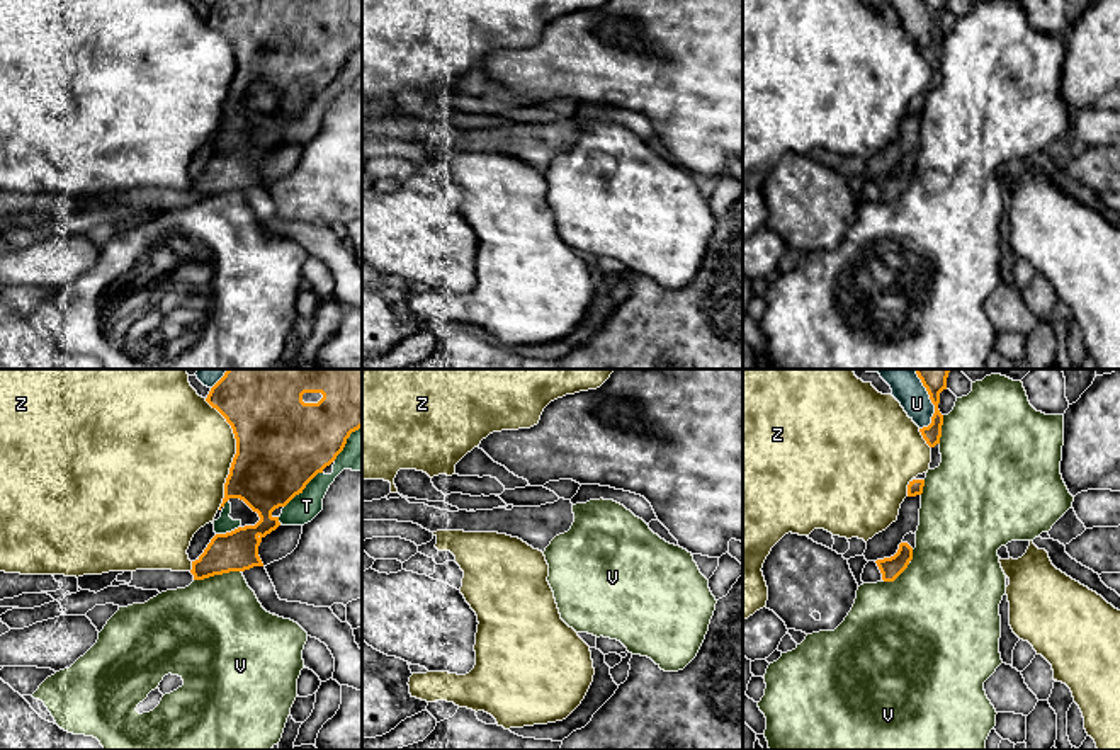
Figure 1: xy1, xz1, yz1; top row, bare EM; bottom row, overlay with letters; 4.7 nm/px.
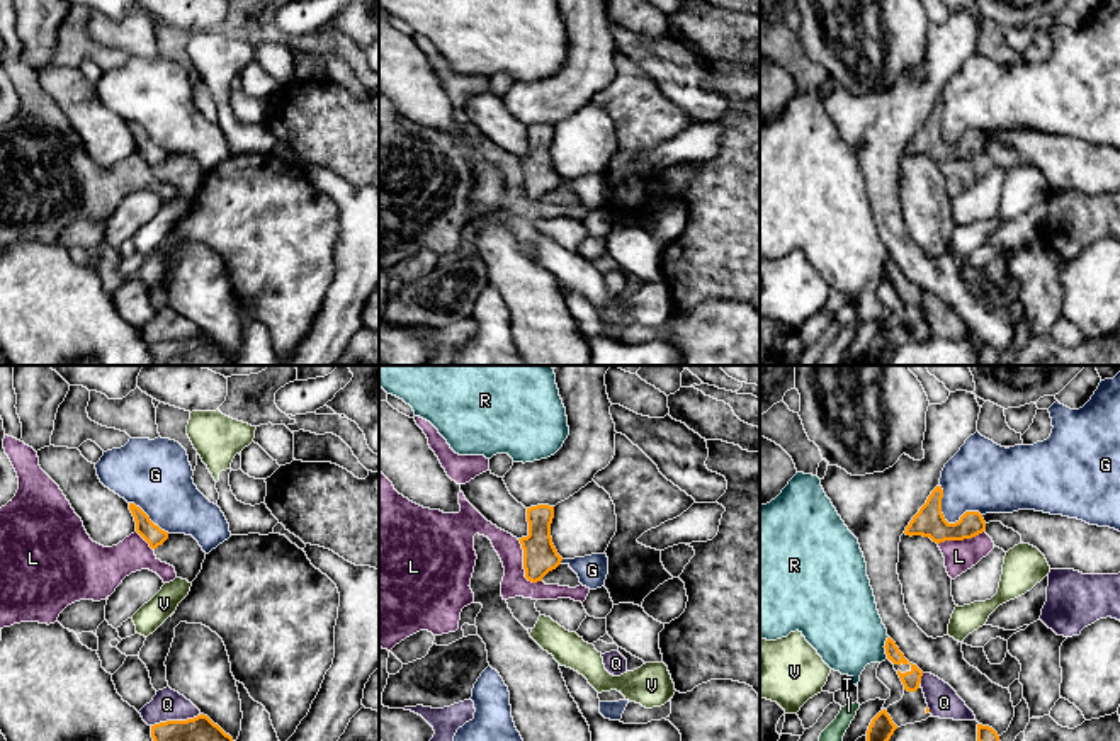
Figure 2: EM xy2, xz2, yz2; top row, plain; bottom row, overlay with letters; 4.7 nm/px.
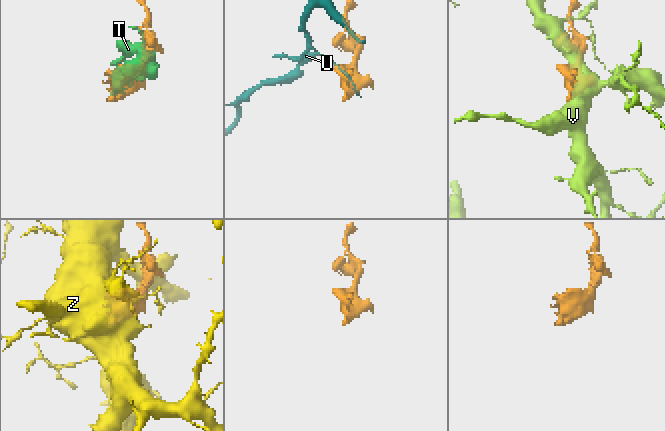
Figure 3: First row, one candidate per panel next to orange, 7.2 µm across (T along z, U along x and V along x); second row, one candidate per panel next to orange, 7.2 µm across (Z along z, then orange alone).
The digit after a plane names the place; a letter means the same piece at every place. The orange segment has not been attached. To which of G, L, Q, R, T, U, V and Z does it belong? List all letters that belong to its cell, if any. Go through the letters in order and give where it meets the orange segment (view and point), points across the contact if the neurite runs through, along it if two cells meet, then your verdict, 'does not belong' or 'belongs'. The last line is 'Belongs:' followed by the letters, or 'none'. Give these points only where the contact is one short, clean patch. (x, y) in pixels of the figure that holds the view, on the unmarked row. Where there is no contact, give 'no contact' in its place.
G: contact yz2 (945, 140); does not belong
L: contact xz2 (524, 186); border xz2 (517, 158), (522, 169), (524, 194), (532, 201), (541, 201); does not belong
Q: contact xy2 (175, 340); does not belong
R: contact yz2 (884, 265); does not belong
T: contact xy1 (303, 107); does not belong
U: contact yz1 (935, 26); does not belong
V: contact xy1 (216, 193); does not belong
Z: contact xy1 (235, 73); does not belong
Belongs: none

